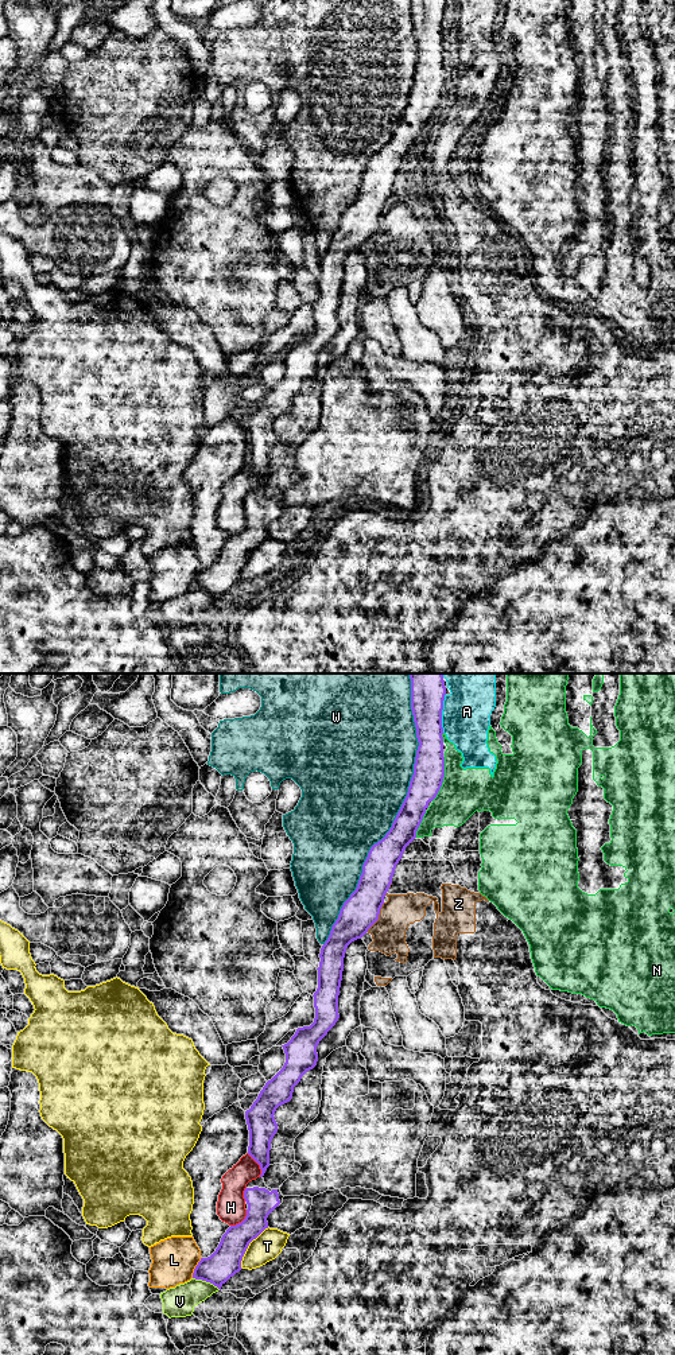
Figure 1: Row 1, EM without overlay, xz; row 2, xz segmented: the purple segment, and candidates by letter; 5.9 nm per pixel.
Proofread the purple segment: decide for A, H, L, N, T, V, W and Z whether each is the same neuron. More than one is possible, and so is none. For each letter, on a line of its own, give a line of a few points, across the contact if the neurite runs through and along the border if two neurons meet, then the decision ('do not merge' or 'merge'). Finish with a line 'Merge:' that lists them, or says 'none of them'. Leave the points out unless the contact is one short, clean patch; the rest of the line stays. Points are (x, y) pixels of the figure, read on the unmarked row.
A: do not merge
H: line xz (247, 464), (259, 476), (260, 486); do not merge
L: do not merge
N: do not merge
T: do not merge
V: do not merge
W: do not merge
Z: line xz (384, 213), (379, 229), (367, 241); do not merge
Merge: none of them

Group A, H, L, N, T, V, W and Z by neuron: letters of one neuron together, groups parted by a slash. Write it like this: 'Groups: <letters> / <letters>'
Groups: A Z / H / L / N / T / V / W

